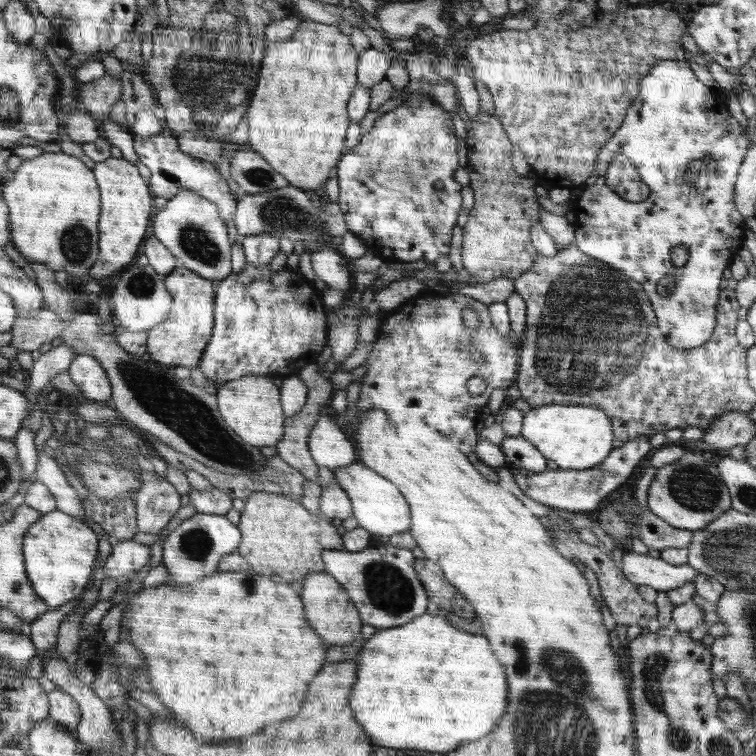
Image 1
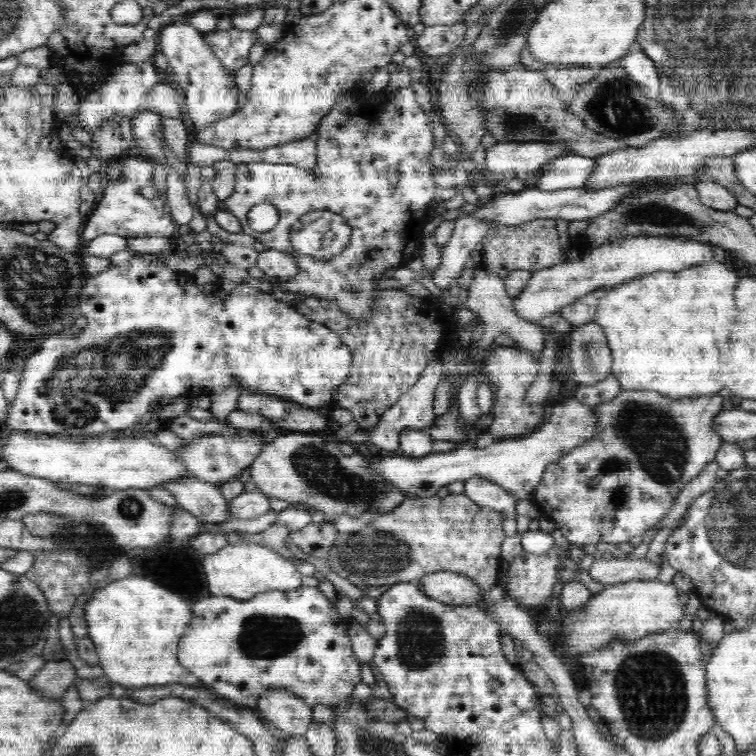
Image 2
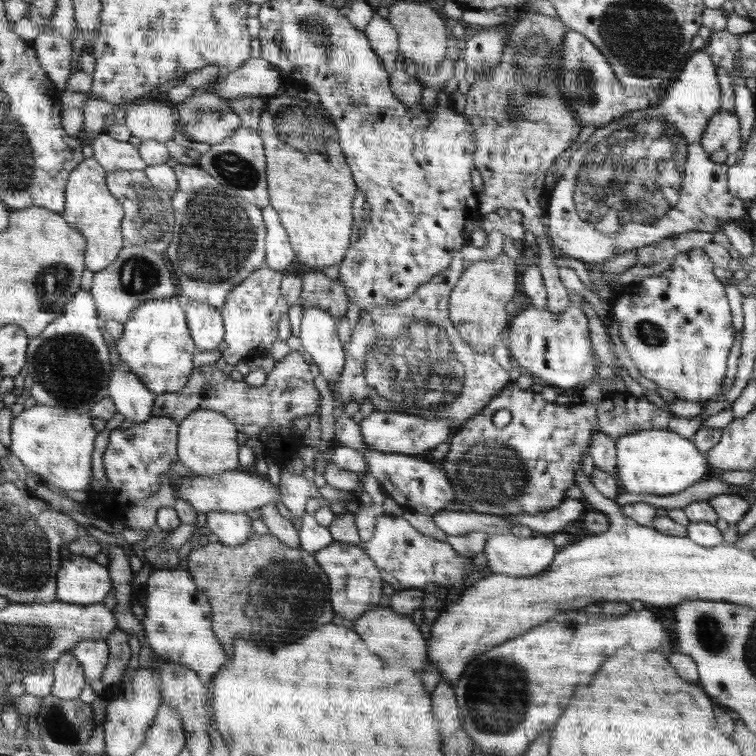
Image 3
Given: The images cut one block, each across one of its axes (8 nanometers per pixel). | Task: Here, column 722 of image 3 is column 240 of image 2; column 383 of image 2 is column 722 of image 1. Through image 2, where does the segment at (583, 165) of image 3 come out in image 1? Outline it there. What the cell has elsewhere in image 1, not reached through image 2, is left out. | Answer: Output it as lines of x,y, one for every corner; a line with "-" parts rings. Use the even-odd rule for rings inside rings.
658,61
652,65
650,73
646,74
639,86
639,95
628,110
628,122
620,126
616,136
599,153
599,160
596,161
598,176
594,184
585,187
575,202
578,210
574,243
584,254
622,270
643,286
654,306
659,330
669,344
680,351
699,350
699,346
706,344
715,333
720,304
718,294
721,294
718,288
724,276
724,268
732,258
738,256
744,240
744,220
735,204
735,183
742,168
742,158
747,156
748,134
744,132
746,128
742,128
736,118
730,116
728,108
718,110
722,98
726,97
725,92
720,87
708,87
699,81
689,62
-
617,154
624,154
633,162
642,182
650,188
645,201
630,202
622,199
606,184
606,170
-
704,157
708,163
716,163
716,168
702,166
698,177
686,183
684,172
688,170
688,164
-
678,245
688,247
688,262
682,268
670,262
670,250
-
664,276
672,276
676,284
676,290
668,296
670,300
664,300
656,294
656,284

